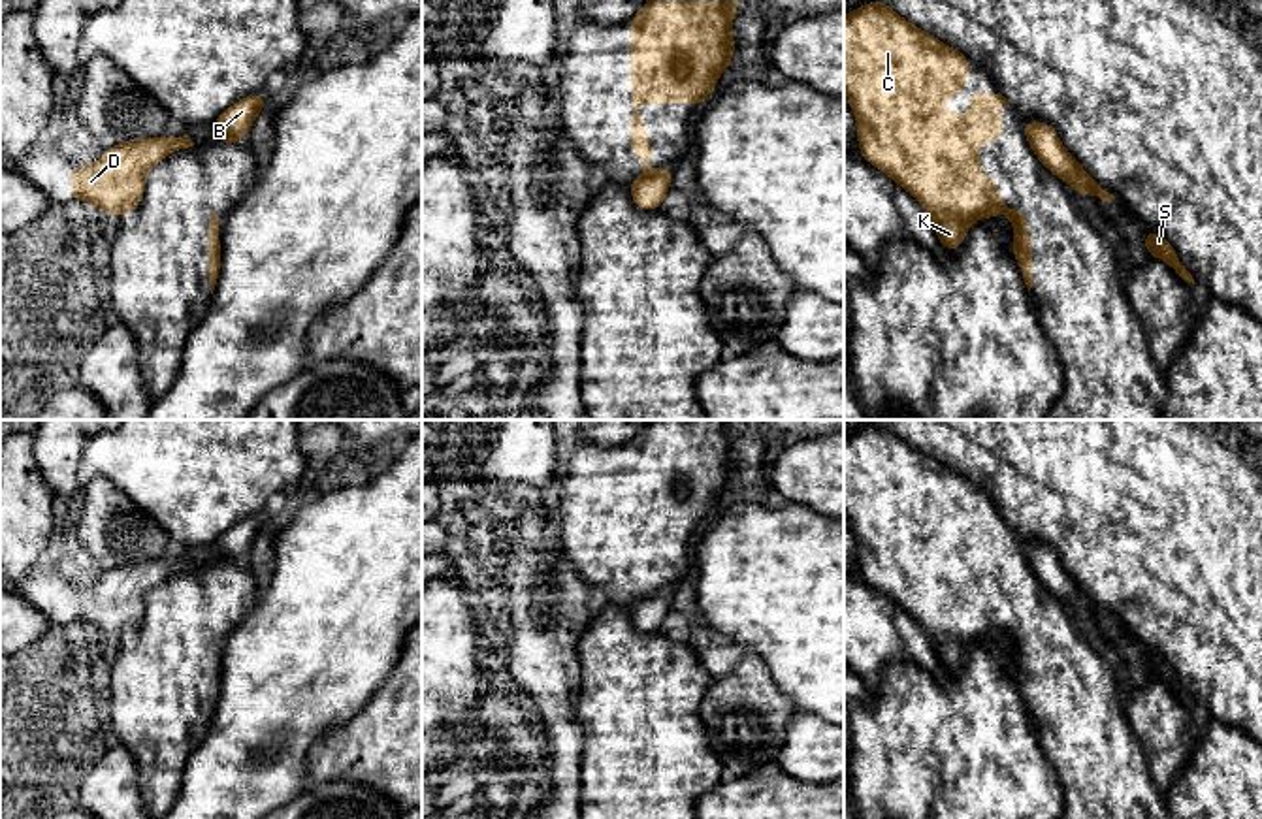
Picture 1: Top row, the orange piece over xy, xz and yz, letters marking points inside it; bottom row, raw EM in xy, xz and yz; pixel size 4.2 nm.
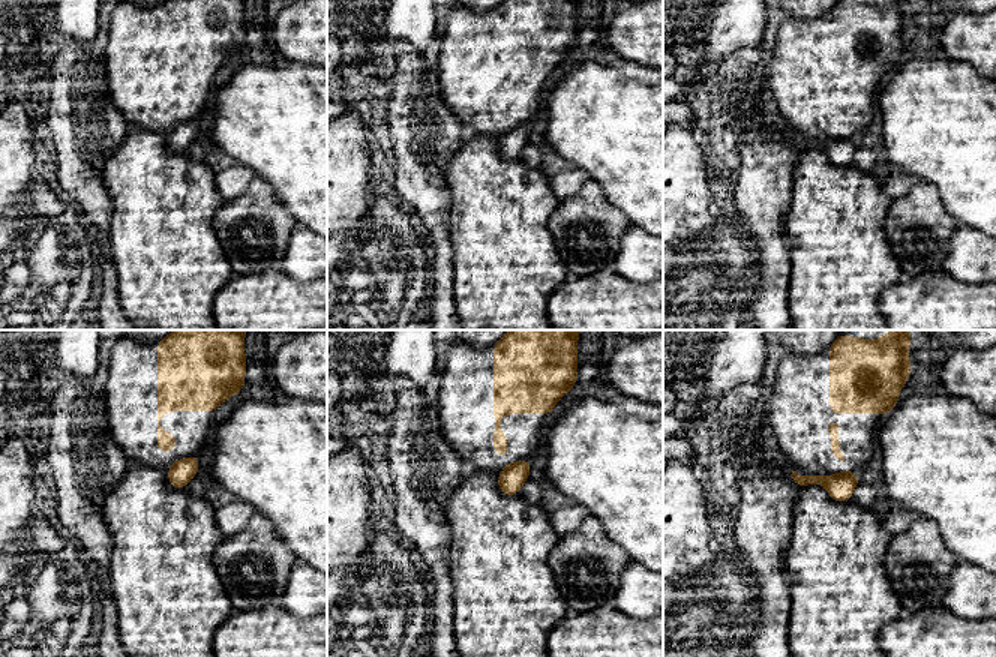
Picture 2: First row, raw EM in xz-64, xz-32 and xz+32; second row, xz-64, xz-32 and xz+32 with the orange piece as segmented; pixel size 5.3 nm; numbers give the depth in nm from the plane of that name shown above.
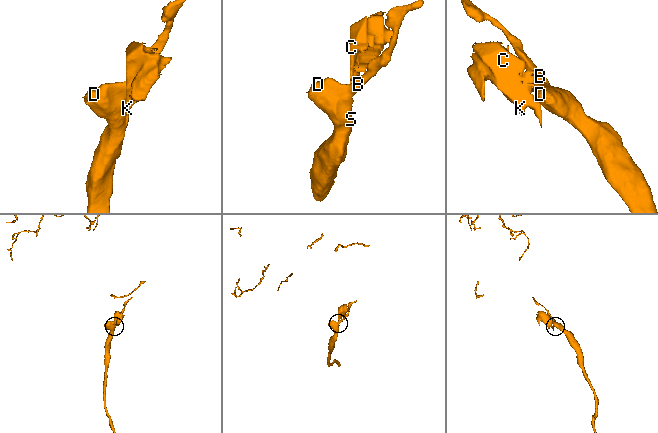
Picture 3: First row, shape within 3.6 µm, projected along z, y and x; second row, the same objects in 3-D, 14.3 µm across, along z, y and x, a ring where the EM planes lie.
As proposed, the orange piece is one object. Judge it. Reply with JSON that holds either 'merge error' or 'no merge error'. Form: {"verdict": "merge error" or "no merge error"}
{"verdict": "merge error"}

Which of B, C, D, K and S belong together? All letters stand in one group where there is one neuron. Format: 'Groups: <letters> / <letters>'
Groups: B D S / C K

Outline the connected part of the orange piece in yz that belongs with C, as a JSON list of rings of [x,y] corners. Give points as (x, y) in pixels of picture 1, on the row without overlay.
[[[880,422],[868,424],[844,437],[844,516],[857,542],[857,561],[861,578],[887,595],[897,606],[904,608],[929,634],[929,642],[944,670],[959,672],[966,650],[974,642],[993,636],[1006,636],[1013,646],[1013,678],[1023,695],[1025,706],[1032,710],[1032,663],[1027,657],[1027,634],[1008,631],[998,619],[998,602],[979,595],[979,565],[995,563],[1004,557],[1002,538],[993,527],[998,523],[1010,529],[1006,520],[987,512],[968,520],[968,538],[961,540],[942,529],[946,518],[957,520],[968,499],[968,478],[942,465],[934,458],[914,448]]]

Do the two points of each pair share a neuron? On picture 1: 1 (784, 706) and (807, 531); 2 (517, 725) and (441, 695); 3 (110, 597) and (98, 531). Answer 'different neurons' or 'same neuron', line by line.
1: different neurons
2: different neurons
3: different neurons

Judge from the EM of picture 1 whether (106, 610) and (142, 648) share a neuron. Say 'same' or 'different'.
different

